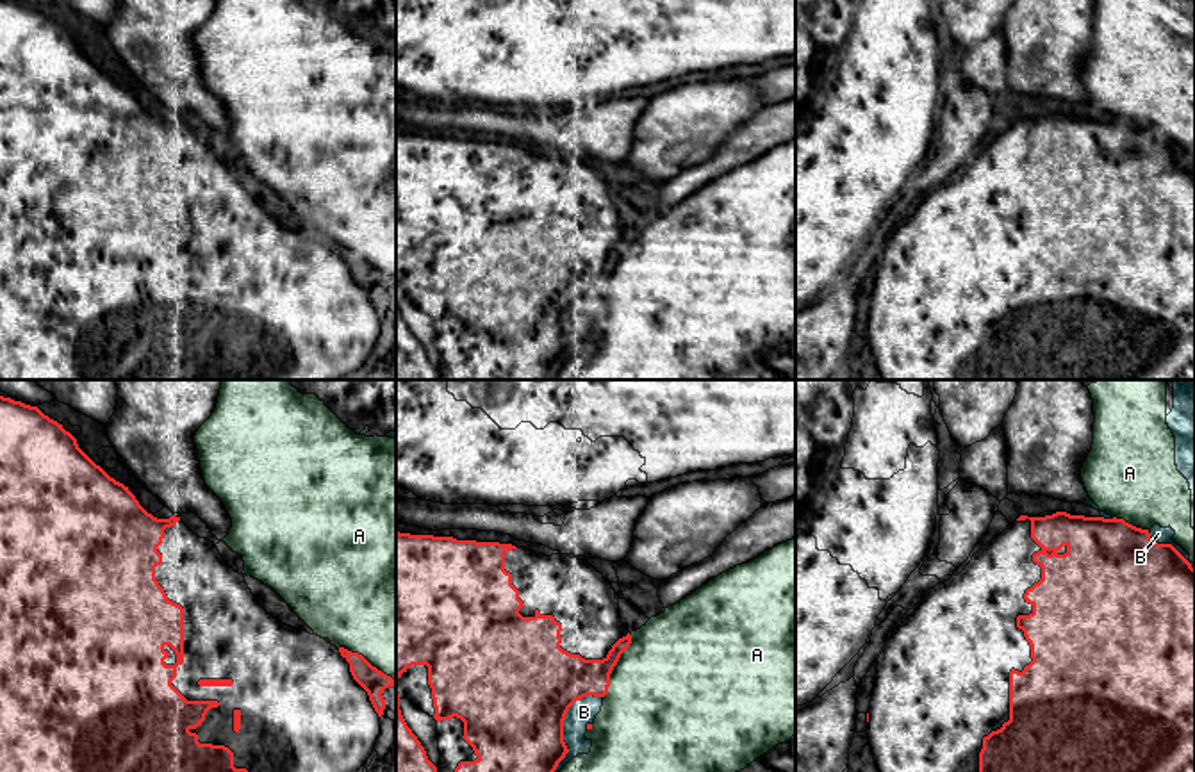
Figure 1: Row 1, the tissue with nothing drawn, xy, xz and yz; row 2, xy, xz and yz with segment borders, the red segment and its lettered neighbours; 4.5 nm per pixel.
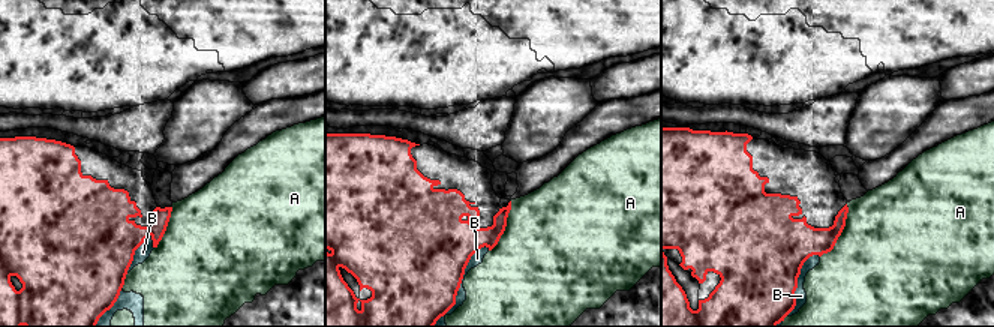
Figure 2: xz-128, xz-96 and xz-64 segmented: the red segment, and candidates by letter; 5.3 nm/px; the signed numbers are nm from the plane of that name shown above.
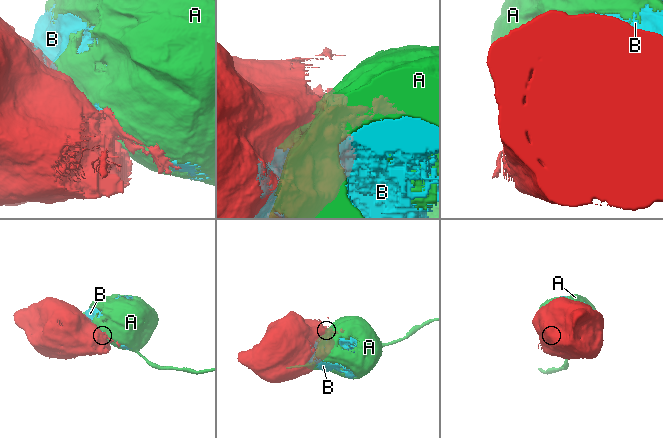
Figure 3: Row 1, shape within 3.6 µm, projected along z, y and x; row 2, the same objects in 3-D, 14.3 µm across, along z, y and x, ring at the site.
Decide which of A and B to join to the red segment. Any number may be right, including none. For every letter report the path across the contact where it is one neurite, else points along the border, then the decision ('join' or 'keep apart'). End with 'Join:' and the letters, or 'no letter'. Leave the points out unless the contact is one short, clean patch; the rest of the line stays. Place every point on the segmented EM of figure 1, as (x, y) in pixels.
A: keep apart
B: keep apart
Join: no letter

